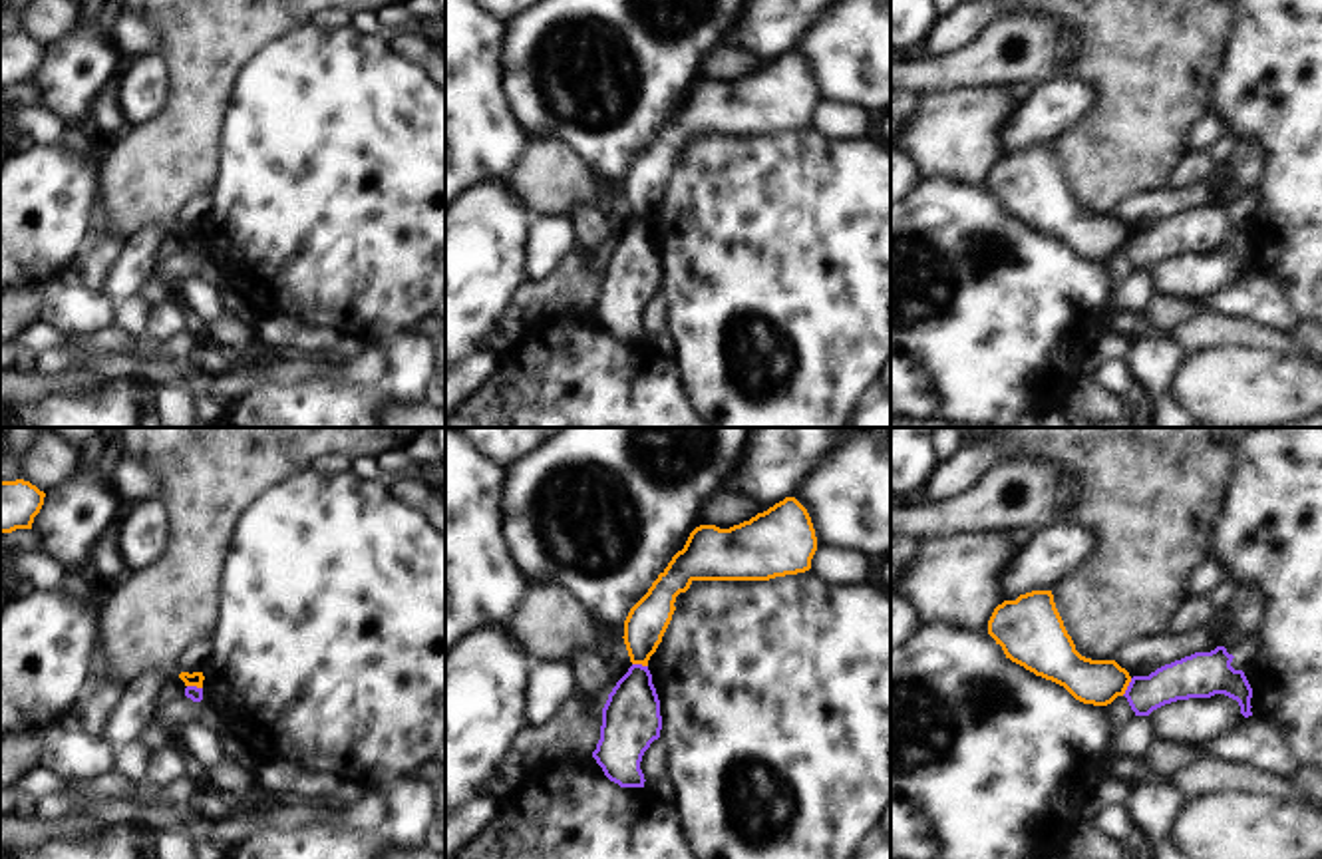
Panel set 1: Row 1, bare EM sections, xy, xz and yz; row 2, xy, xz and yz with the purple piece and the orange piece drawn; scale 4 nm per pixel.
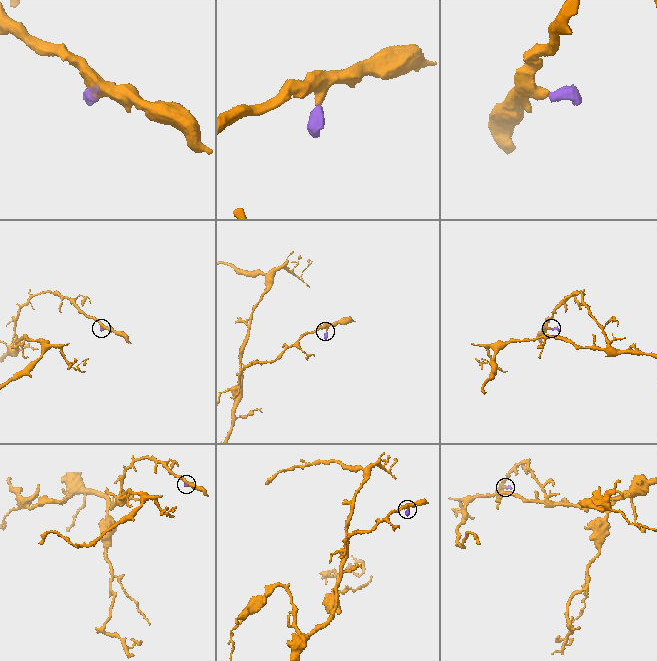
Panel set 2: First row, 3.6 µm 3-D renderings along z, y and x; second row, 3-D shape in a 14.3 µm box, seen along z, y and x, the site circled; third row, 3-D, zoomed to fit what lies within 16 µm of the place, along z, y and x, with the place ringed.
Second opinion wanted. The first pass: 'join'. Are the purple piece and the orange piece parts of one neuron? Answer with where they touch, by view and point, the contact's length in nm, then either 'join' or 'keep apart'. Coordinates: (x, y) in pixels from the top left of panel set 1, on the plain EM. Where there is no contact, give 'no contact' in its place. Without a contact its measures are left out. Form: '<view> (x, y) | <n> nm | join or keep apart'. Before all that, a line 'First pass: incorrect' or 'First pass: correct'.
First pass: incorrect
yz (1128, 241) | 80 nm | keep apart

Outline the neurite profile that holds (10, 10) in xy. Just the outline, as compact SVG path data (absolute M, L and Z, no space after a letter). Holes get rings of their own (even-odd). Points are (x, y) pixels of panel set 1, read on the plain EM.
M0 0L0 36L22 34L22 10L28 8L30 0Z

